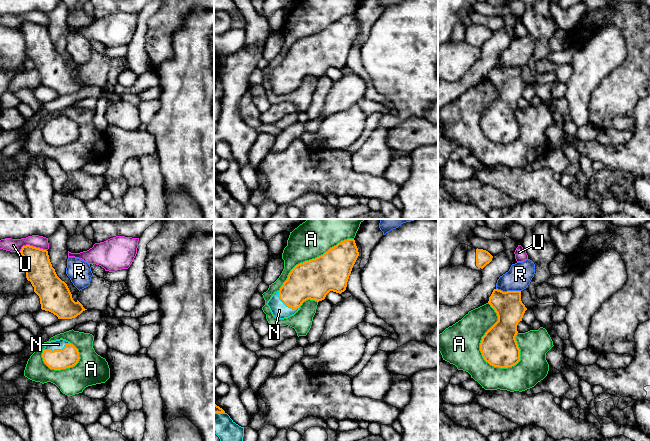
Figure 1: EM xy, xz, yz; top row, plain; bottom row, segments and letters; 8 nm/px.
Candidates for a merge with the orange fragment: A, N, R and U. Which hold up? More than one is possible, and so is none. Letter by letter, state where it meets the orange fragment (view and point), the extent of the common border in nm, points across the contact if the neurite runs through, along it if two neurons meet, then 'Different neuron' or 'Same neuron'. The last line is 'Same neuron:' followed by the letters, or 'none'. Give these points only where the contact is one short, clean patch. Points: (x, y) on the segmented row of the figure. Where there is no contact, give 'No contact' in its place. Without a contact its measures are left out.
A: Touches orange at yz (480, 344). Shared border 550 nm. Different neuron
N: Touches orange at xz (285, 304). Shared border 220 nm. Same neuron
R: Touches orange at yz (508, 291). Shared border 200 nm. Different neuron
U: Touches orange at xy (32, 246). Shared border 220 nm. Different neuron
Same neuron: N

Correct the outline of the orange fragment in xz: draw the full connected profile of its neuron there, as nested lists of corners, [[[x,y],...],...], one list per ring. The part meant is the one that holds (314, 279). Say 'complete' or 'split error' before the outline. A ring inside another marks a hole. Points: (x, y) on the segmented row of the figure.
split error; [[[347,239],[323,255],[296,265],[267,303],[273,316],[288,318],[308,299],[319,302],[330,291],[344,292],[358,256],[355,240]]]

